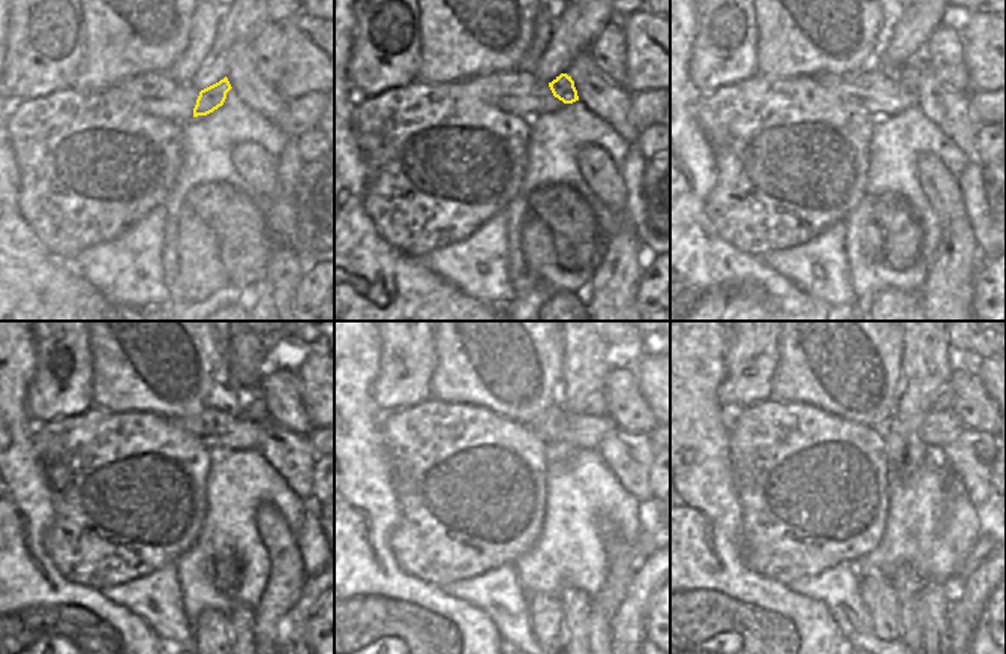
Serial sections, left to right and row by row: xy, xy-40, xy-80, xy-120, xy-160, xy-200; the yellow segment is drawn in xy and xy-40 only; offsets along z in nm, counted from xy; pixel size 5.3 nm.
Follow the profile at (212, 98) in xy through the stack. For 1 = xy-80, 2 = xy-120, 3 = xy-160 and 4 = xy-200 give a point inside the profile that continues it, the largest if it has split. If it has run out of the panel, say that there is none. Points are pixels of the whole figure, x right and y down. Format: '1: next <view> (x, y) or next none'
1: next xy-80 (906, 75)
2: next xy-120 (254, 407)
3: next xy-160 (594, 405)
4: next xy-200 (943, 399)

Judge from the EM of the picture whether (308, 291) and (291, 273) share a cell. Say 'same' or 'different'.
different

